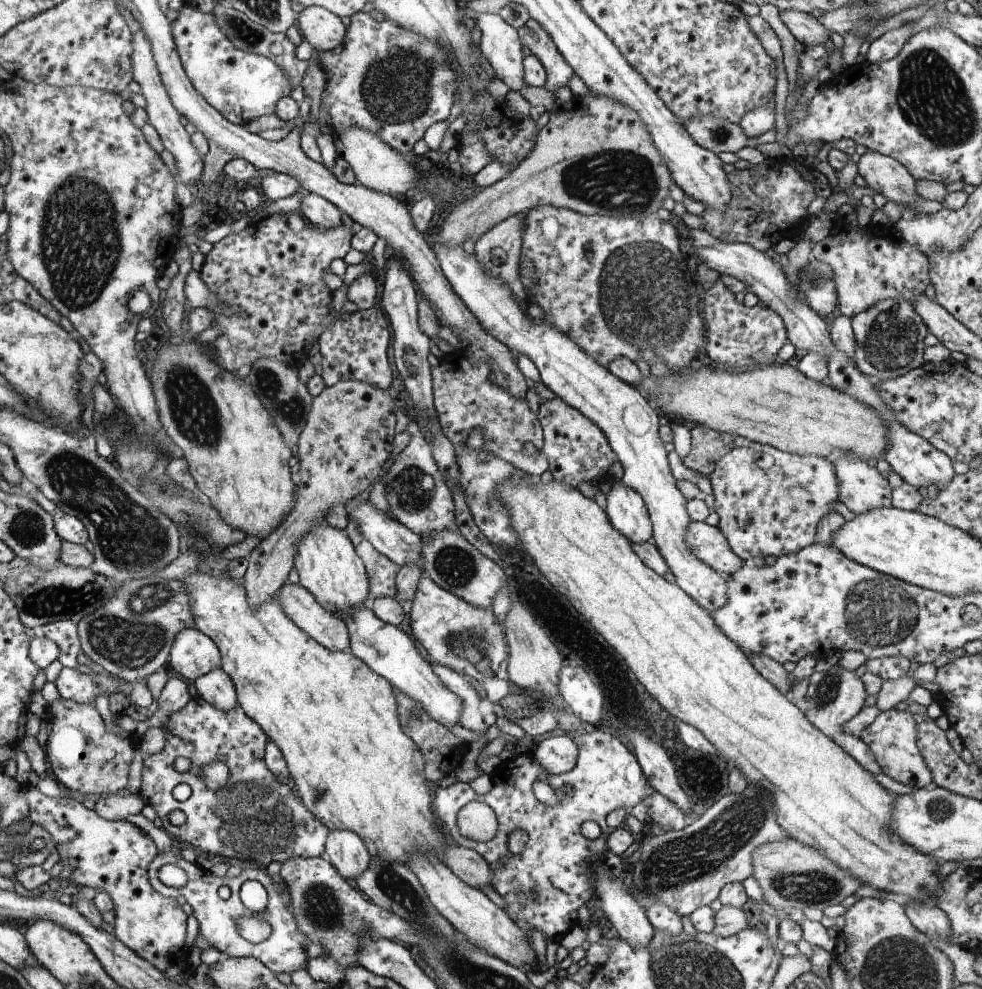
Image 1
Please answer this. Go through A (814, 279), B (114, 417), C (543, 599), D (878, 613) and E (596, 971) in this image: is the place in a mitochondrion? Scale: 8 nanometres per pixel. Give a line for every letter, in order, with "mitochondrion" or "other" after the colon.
A: mitochondrion
B: other
C: other
D: mitochondrion
E: other

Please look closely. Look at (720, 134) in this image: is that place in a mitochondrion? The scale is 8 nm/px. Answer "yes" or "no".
yes

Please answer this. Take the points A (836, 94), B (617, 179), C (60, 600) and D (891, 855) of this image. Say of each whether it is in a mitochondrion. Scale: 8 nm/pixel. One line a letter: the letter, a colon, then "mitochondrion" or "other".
A: other
B: mitochondrion
C: mitochondrion
D: other

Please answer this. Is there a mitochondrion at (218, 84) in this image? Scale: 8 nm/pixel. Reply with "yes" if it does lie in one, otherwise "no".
no

